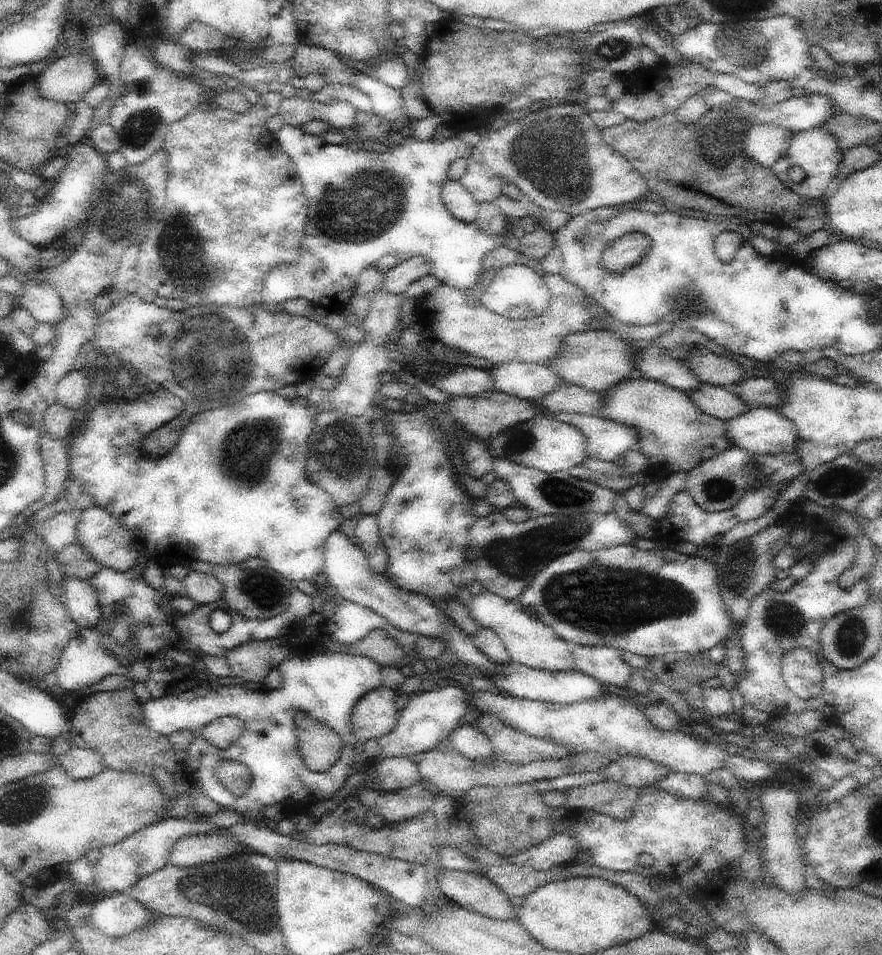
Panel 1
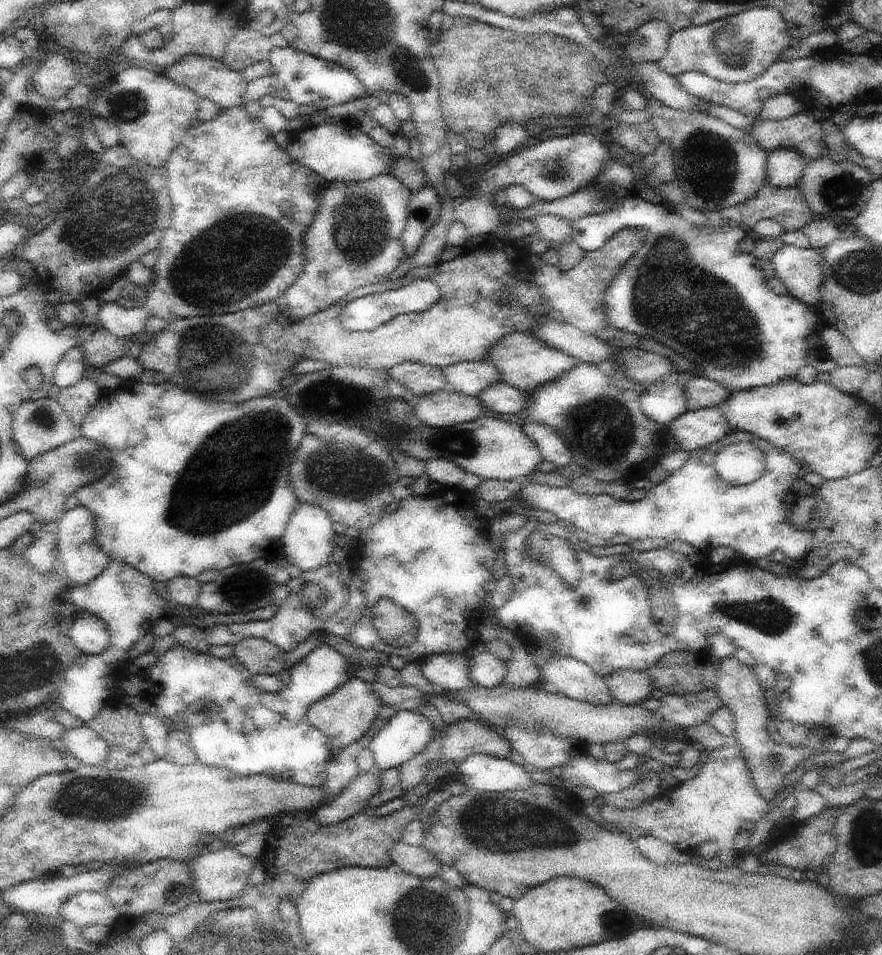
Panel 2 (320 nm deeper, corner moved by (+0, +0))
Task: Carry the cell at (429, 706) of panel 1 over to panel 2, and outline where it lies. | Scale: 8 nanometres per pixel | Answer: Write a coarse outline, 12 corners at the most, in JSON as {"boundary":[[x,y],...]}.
{"boundary":[[419,711],[394,713],[370,743],[376,770],[416,758],[433,739]]}

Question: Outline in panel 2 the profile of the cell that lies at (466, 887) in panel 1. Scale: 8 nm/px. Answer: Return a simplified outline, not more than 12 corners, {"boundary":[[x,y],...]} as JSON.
{"boundary":[[402,840],[389,855],[404,872],[436,876],[441,862],[422,845]]}

